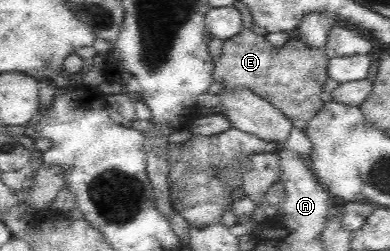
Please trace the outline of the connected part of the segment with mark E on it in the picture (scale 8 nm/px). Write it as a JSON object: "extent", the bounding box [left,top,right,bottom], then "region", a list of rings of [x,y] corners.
{"extent":[213,29,329,130],"region":[[[242,29],[240,33],[234,35],[231,39],[223,41],[222,54],[215,62],[213,71],[214,81],[221,83],[224,88],[243,87],[253,91],[256,95],[267,99],[280,110],[291,122],[293,127],[304,130],[306,123],[322,109],[325,104],[320,98],[322,93],[322,85],[328,79],[329,57],[326,55],[323,47],[310,48],[299,38],[290,39],[284,46],[272,46],[266,37],[256,35],[251,29]]]}

